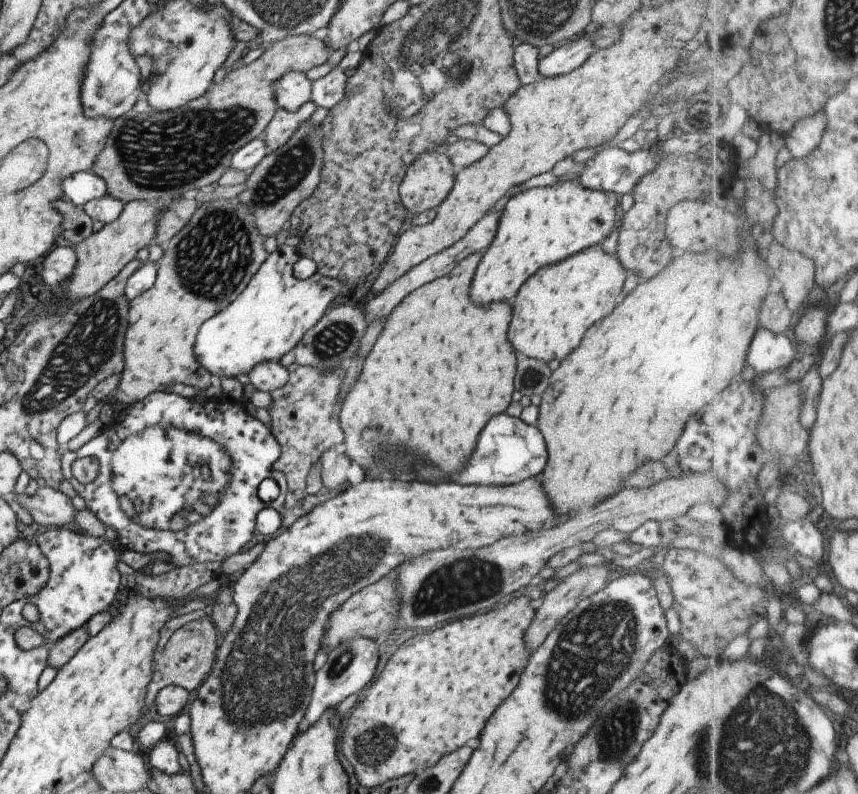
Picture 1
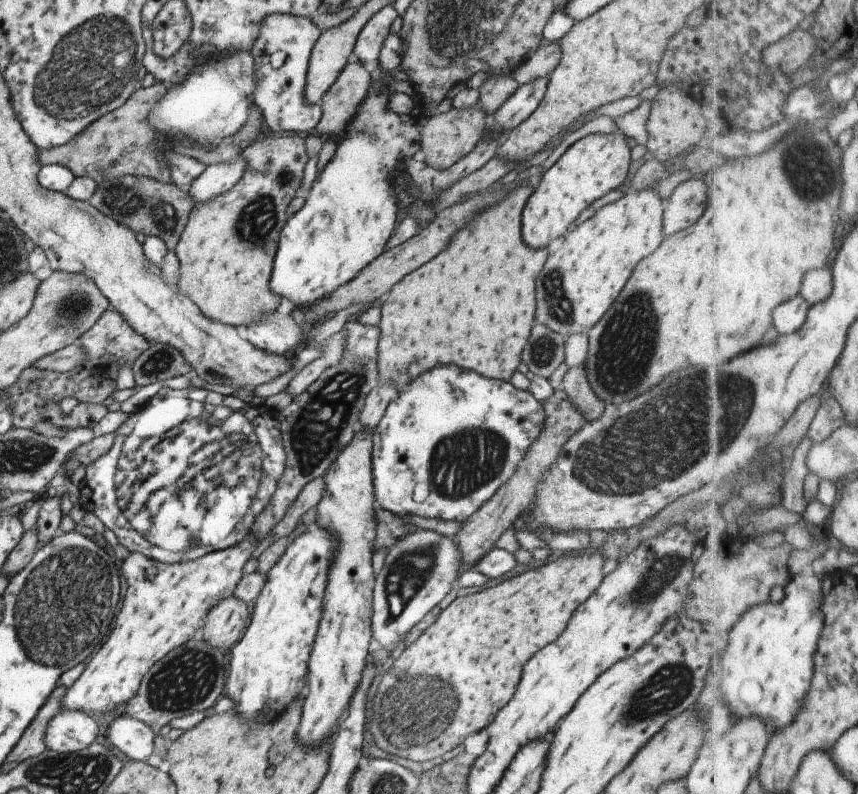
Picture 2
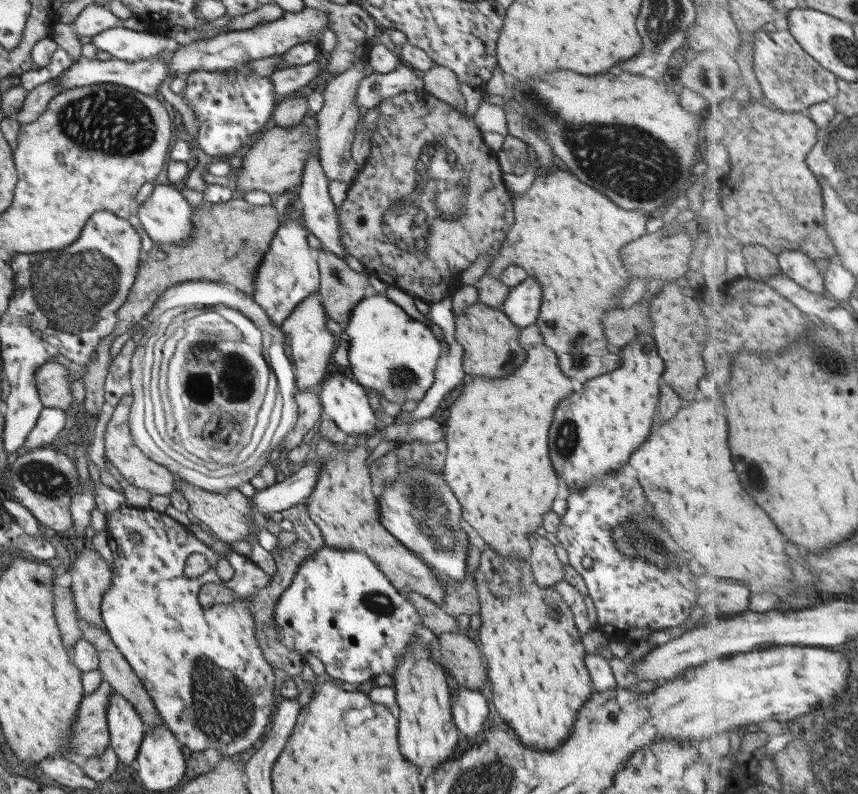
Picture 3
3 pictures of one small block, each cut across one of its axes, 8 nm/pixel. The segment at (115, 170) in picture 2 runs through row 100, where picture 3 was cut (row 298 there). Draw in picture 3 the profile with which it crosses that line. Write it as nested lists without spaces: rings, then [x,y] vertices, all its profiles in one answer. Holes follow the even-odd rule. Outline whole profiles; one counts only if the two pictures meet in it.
[[[229,199],[229,200],[226,200],[224,203],[207,203],[205,201],[203,203],[201,203],[201,204],[194,203],[194,205],[190,205],[190,211],[191,211],[191,214],[192,214],[190,216],[190,221],[191,221],[191,224],[192,224],[192,231],[190,232],[190,237],[182,245],[165,246],[165,247],[162,248],[162,244],[161,243],[159,243],[159,244],[153,243],[152,244],[152,249],[147,253],[147,255],[141,256],[141,260],[137,259],[136,273],[134,274],[133,284],[130,286],[129,294],[127,294],[127,298],[125,298],[125,302],[123,302],[123,304],[121,304],[121,306],[119,308],[117,308],[117,310],[116,310],[116,312],[114,314],[115,318],[117,318],[117,322],[115,323],[115,326],[113,327],[113,330],[107,336],[102,336],[99,339],[97,348],[90,354],[90,359],[88,360],[88,363],[85,363],[83,365],[84,374],[80,376],[80,381],[82,382],[82,385],[83,385],[83,388],[84,388],[85,406],[83,406],[81,408],[82,412],[85,412],[85,413],[87,413],[89,415],[93,415],[95,418],[97,418],[97,416],[98,416],[98,414],[100,413],[101,410],[107,409],[106,404],[104,402],[104,378],[105,378],[105,375],[107,374],[108,366],[110,365],[110,360],[112,359],[111,356],[109,355],[110,344],[111,344],[111,342],[112,342],[112,340],[114,338],[117,338],[117,336],[119,336],[119,335],[123,334],[124,332],[126,332],[133,324],[135,324],[135,322],[139,322],[139,320],[141,320],[141,318],[143,318],[143,320],[145,320],[145,314],[147,312],[149,312],[149,310],[152,307],[152,305],[155,304],[155,300],[157,300],[157,298],[159,298],[159,296],[161,296],[161,292],[165,292],[165,290],[167,290],[169,288],[168,286],[176,285],[177,283],[181,283],[182,281],[191,281],[191,280],[200,280],[201,281],[201,280],[203,280],[203,281],[211,281],[211,282],[215,282],[215,283],[229,283],[229,284],[232,284],[234,286],[234,288],[237,288],[237,290],[239,290],[240,292],[243,292],[245,295],[247,295],[247,296],[251,296],[252,295],[253,287],[254,287],[254,276],[256,275],[257,267],[260,266],[260,264],[262,263],[262,256],[266,253],[266,250],[269,248],[271,239],[273,238],[273,235],[275,234],[275,231],[279,227],[278,220],[277,220],[277,213],[276,213],[275,207],[271,203],[270,204],[263,204],[263,205],[253,205],[253,204],[249,204],[244,199]],[[158,246],[159,246],[160,249],[162,248],[164,250],[164,252],[165,252],[165,259],[163,259],[163,260],[157,260],[157,256],[155,256],[155,254],[154,254],[154,250],[157,250]]]

